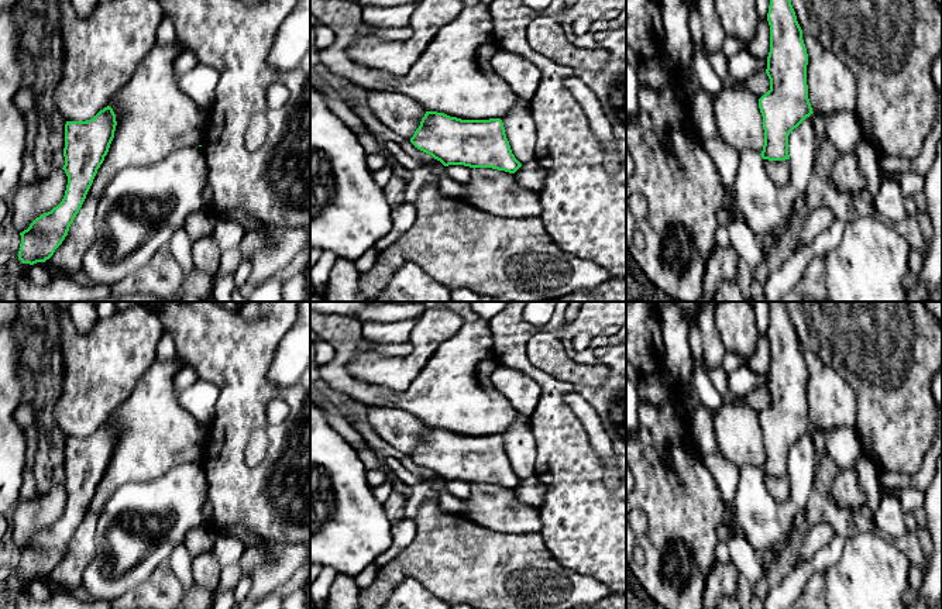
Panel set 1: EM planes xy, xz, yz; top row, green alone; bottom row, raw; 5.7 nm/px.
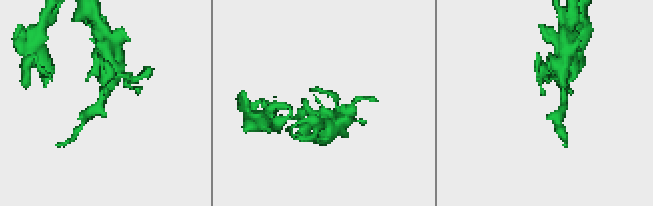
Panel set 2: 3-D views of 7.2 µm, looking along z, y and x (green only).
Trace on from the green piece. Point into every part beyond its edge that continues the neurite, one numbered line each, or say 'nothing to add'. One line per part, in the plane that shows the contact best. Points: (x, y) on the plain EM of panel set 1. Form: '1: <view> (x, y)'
nothing to add

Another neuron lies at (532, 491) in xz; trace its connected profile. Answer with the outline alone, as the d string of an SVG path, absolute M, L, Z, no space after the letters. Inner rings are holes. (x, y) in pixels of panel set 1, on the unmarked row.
M532 475L522 479L515 488L515 495L523 503L539 509L546 498L546 485L536 475Z

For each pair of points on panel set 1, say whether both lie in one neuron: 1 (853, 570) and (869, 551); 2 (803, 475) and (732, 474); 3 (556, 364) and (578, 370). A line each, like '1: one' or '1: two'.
1: one
2: two
3: one

